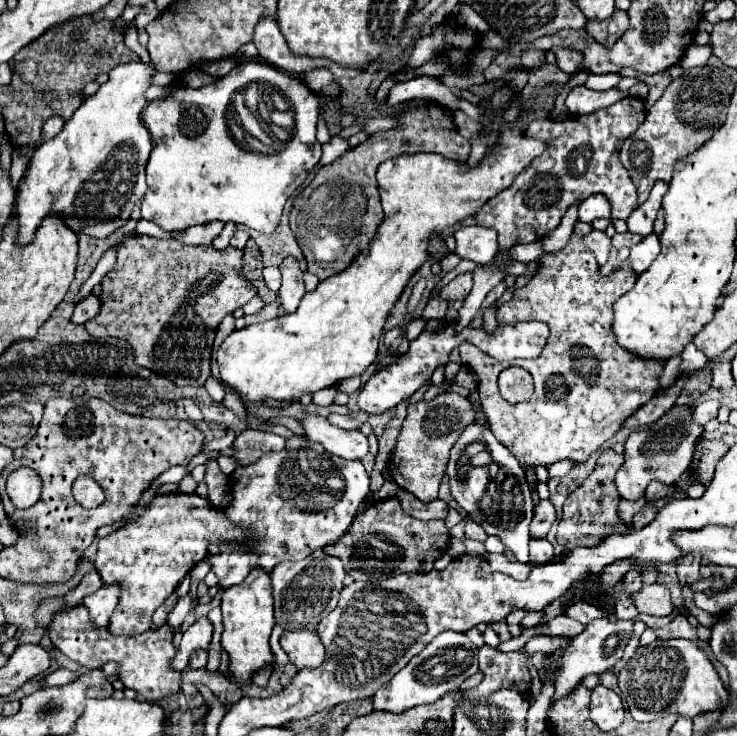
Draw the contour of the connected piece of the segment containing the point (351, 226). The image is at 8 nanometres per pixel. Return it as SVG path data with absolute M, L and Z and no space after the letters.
M401 104L401 114L397 118L399 126L383 132L375 132L359 146L347 150L333 164L327 164L317 170L315 178L309 186L303 188L299 198L295 196L289 226L297 238L299 248L305 254L309 264L309 272L325 280L337 272L341 272L359 252L367 246L367 242L375 236L377 226L381 224L383 210L377 192L375 172L377 166L385 160L391 160L399 154L413 152L437 152L441 156L453 158L457 162L465 162L471 152L471 144L463 138L453 122L453 112L441 104Z

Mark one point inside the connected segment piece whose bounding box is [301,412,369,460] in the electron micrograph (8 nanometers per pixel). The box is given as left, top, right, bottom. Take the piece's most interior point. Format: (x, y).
(350, 444)

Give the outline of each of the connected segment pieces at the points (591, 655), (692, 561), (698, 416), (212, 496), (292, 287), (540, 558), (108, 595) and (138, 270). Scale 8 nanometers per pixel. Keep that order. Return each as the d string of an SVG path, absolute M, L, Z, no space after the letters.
M609 616L591 620L581 634L577 634L575 638L569 640L569 644L565 648L563 662L561 662L561 674L557 674L553 701L565 698L581 682L583 676L603 674L605 670L609 670L623 656L623 650L625 650L627 642L631 640L631 634L633 634L633 622L631 622L631 626L623 628L623 626L619 626L619 620L613 620Z
M681 556L677 566L677 576L681 586L689 586L699 580L699 566L701 566L701 556Z
M707 400L703 404L697 404L697 408L693 410L693 422L703 426L709 420L717 418L717 410L719 410L719 402L717 400Z
M207 462L205 484L209 488L209 500L215 508L227 508L231 504L231 494L227 494L227 476L219 470L217 462Z
M293 256L283 258L279 266L283 274L283 284L279 288L279 300L285 312L295 312L303 294L305 294L305 284L303 284L303 270L299 268L299 262Z
M531 538L529 540L529 562L545 564L553 560L553 546L547 538Z
M105 584L97 592L83 598L83 606L89 608L89 614L91 614L95 626L109 624L109 618L119 602L119 592L121 592L119 584Z
M133 236L121 244L115 270L101 282L101 312L85 322L87 332L95 338L115 336L127 340L135 350L139 366L165 376L177 386L205 386L211 376L211 346L221 318L257 296L257 290L243 276L243 264L235 264L235 254L235 250L181 246L177 240Z

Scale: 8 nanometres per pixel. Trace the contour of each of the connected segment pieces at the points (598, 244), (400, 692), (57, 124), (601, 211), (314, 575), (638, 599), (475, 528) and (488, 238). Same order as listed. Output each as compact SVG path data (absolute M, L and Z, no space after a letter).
M591 230L589 234L583 236L583 244L585 244L597 258L603 258L603 264L607 262L609 248L611 248L611 238L609 238L605 232Z
M453 630L441 632L423 648L423 652L413 656L413 660L409 660L409 664L399 674L395 674L395 678L389 680L385 688L379 688L375 692L373 696L375 710L401 714L409 708L437 702L447 692L459 690L461 682L479 670L477 652L479 652L477 646L467 638L465 632L453 632Z
M60 116L49 118L42 127L42 143L55 137L65 124L65 120Z
M593 194L579 204L579 220L591 222L595 218L611 220L611 202L605 194Z
M323 550L309 554L299 562L281 562L271 570L273 598L275 598L275 622L283 630L315 630L317 624L337 606L345 568L341 558L329 556Z
M645 584L635 596L633 604L637 606L639 612L651 614L651 616L669 616L673 612L671 596L667 584Z
M473 520L467 522L467 526L465 526L465 537L471 538L471 540L477 540L477 542L485 542L487 540L485 530Z
M461 226L455 232L457 248L455 254L459 254L465 260L473 260L475 264L489 264L497 250L497 232L493 228L481 228L481 226Z

